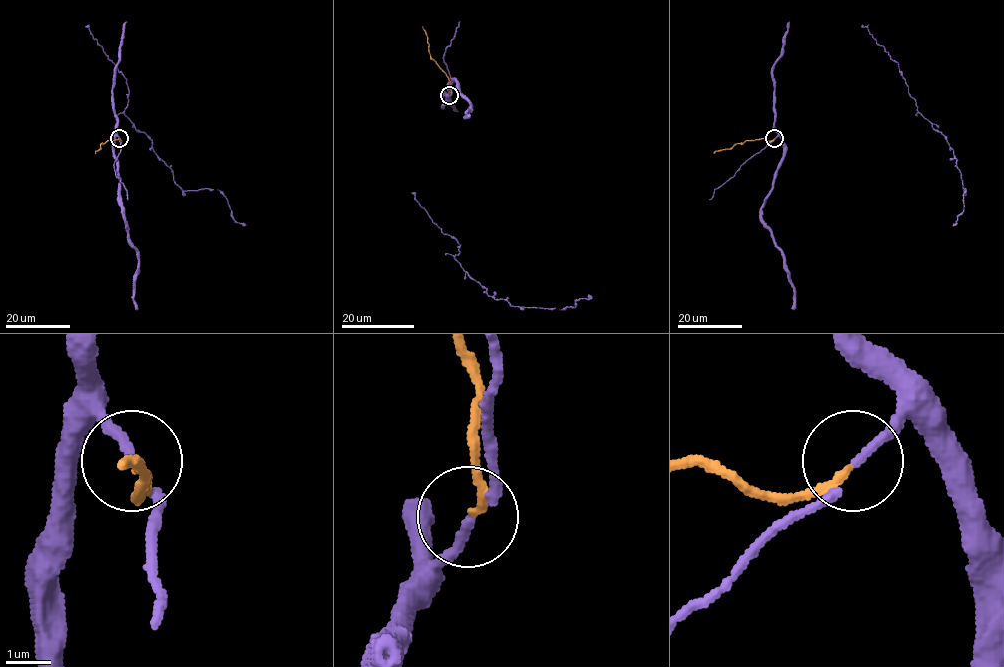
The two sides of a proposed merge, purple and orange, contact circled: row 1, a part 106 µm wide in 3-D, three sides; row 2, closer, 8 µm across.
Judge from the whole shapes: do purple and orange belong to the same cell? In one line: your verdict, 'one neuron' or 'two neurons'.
two neurons

